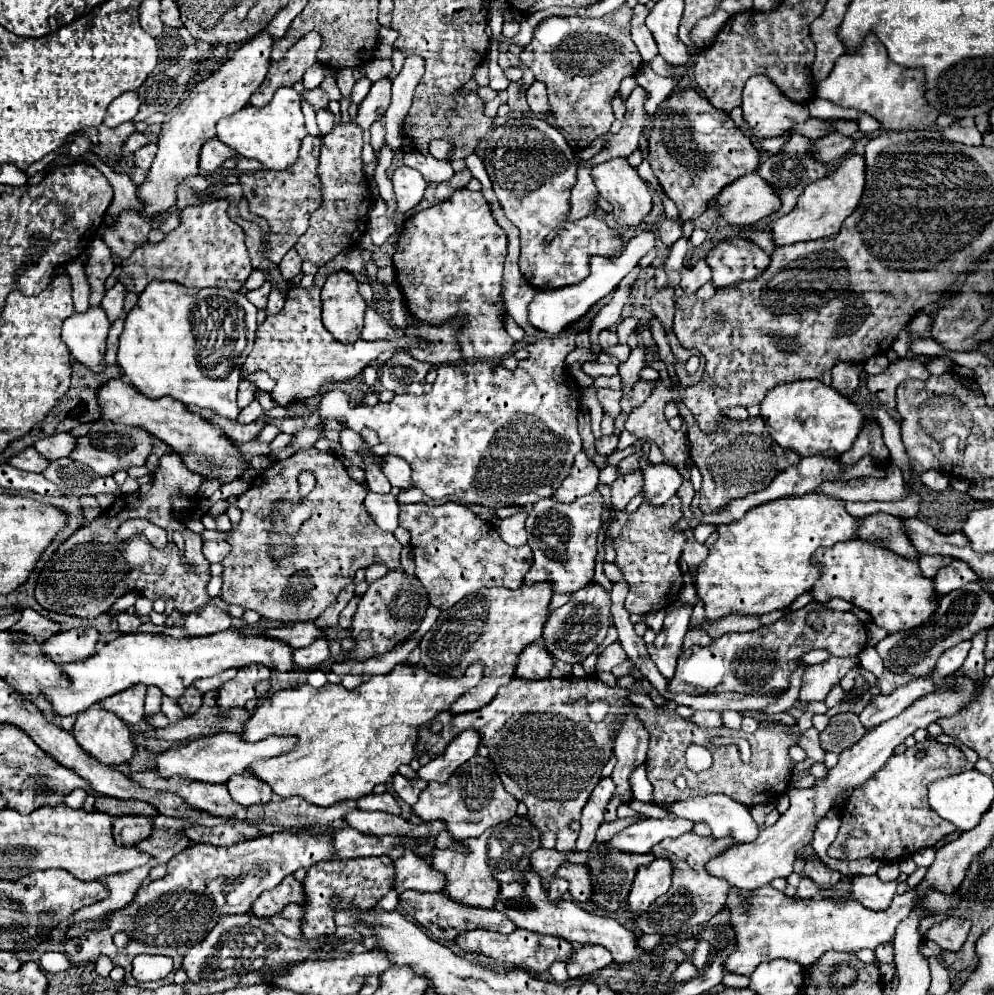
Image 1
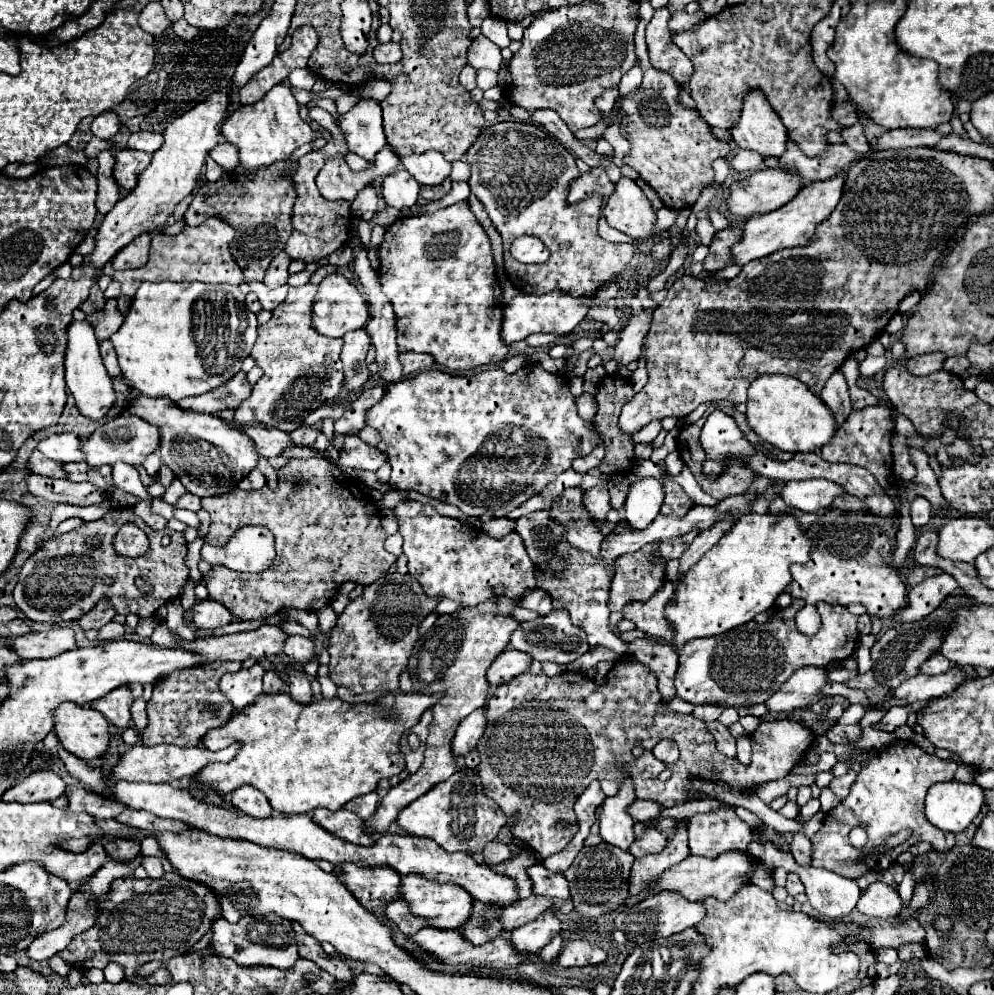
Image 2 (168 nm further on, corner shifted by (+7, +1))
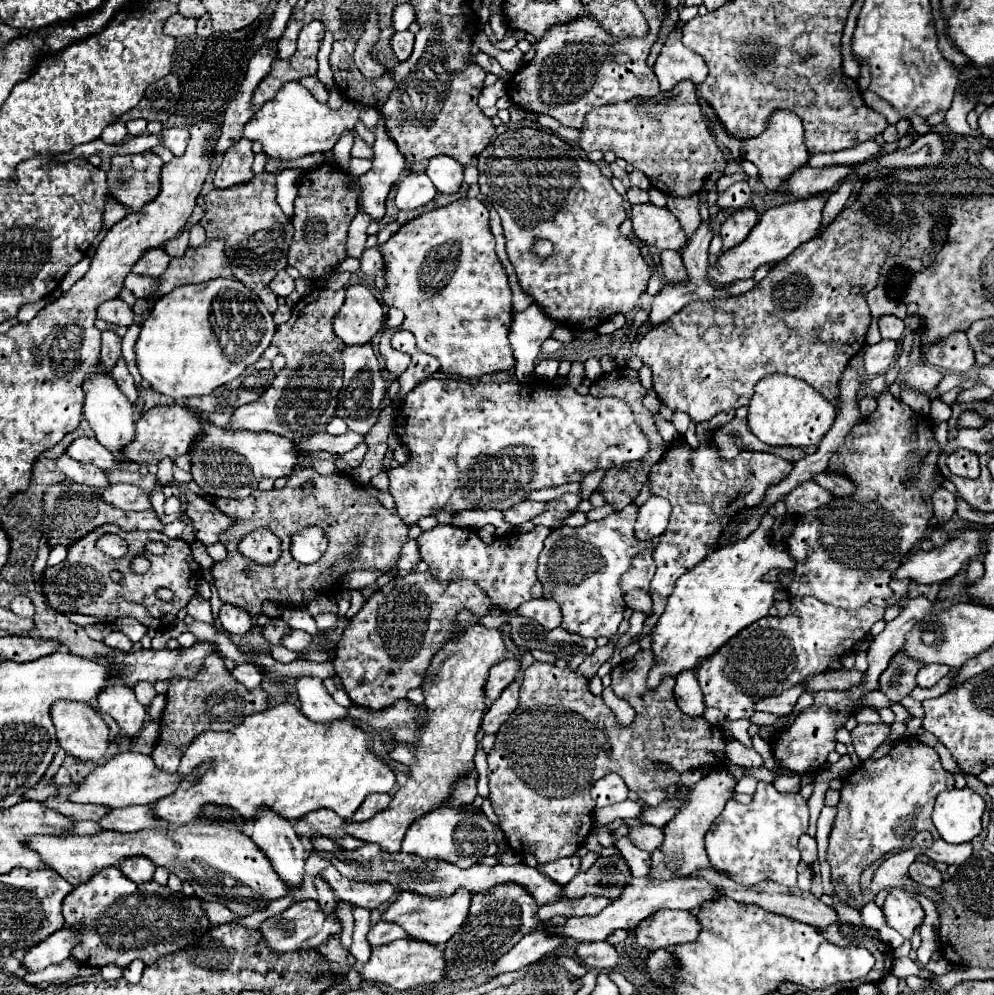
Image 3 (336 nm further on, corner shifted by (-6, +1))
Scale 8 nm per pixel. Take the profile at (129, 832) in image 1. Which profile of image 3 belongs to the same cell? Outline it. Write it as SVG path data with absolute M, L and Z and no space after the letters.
M130 857L128 861L120 863L120 871L130 881L144 883L144 881L152 881L156 865L152 865L152 861L146 861L146 857Z

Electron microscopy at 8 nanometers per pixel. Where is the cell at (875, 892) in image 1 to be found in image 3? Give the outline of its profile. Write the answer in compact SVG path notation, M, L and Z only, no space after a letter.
M892 889L884 903L884 917L892 929L896 929L904 939L910 939L924 921L924 909L914 897L900 889Z

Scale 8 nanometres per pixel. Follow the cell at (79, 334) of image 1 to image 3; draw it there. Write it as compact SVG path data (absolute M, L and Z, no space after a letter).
M94 373L86 383L84 383L84 393L86 393L86 403L84 403L84 417L90 423L92 431L96 433L96 439L100 445L104 445L108 451L112 451L114 459L118 463L128 463L130 459L120 453L124 445L132 443L134 439L134 407L132 403L124 397L124 393L118 389L114 383L112 375L106 373Z

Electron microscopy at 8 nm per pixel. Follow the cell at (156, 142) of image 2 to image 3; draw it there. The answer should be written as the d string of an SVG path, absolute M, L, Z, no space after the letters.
M180 127L180 129L164 129L164 137L162 137L162 143L174 153L174 155L184 155L186 151L186 145L190 138L189 128Z

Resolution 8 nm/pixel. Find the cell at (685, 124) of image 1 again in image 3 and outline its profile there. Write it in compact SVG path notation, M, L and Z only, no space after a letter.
M680 81L672 91L662 93L652 101L622 101L592 109L580 129L580 143L586 153L598 149L602 153L614 151L634 169L640 169L664 195L688 197L700 191L706 177L714 169L724 169L726 159L718 149L708 121L696 99L696 85Z

